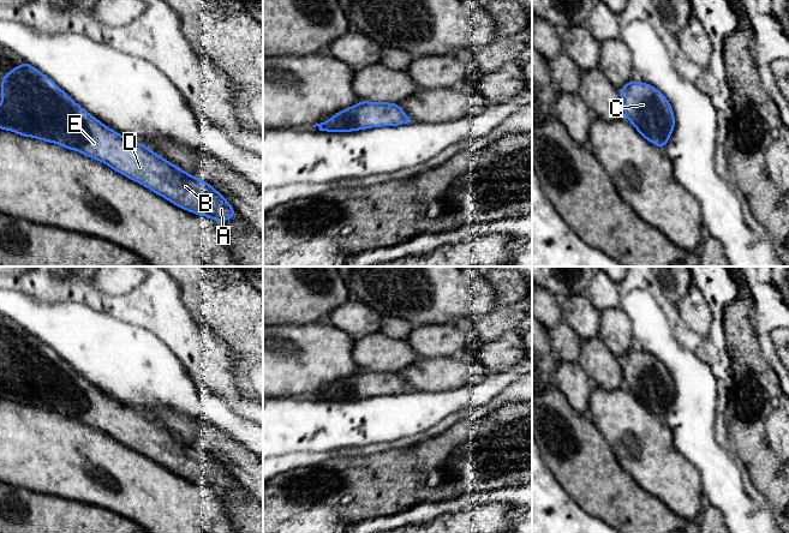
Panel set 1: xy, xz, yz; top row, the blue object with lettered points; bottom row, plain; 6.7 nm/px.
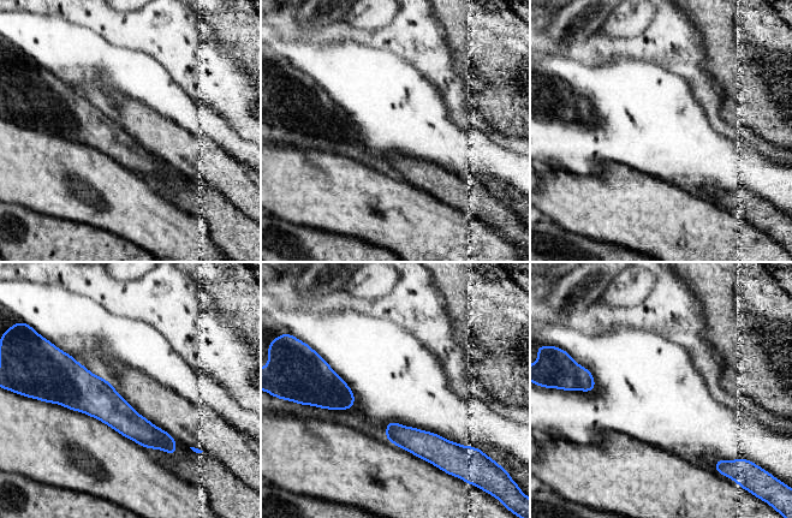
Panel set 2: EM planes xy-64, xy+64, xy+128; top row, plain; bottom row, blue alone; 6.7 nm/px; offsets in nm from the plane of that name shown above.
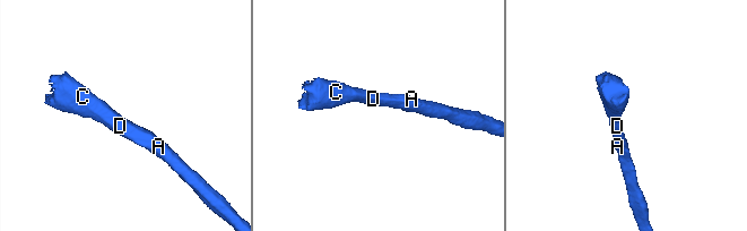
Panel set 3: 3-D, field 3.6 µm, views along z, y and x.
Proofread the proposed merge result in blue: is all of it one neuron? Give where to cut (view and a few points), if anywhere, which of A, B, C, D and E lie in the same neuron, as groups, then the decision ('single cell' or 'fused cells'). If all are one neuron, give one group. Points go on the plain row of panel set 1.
no cut; A B C D E; single cell

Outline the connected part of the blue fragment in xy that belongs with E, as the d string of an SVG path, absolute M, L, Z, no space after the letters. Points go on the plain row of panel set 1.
M23 330L1 348L0 397L56 412L62 417L101 430L113 439L141 453L186 480L209 486L216 491L233 487L238 481L227 468L207 450L190 444L165 429L144 413L125 407L115 399L89 383L48 345Z

